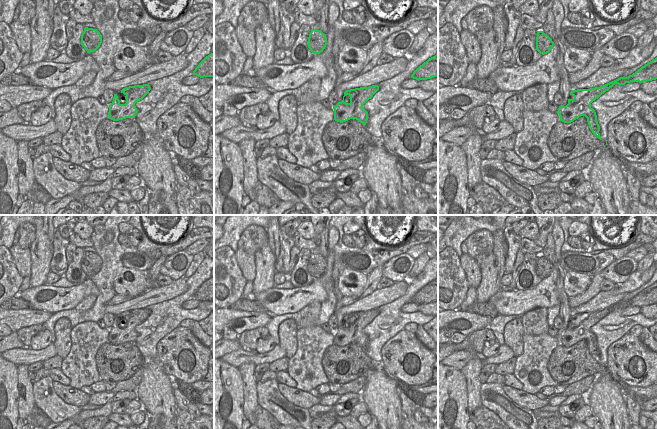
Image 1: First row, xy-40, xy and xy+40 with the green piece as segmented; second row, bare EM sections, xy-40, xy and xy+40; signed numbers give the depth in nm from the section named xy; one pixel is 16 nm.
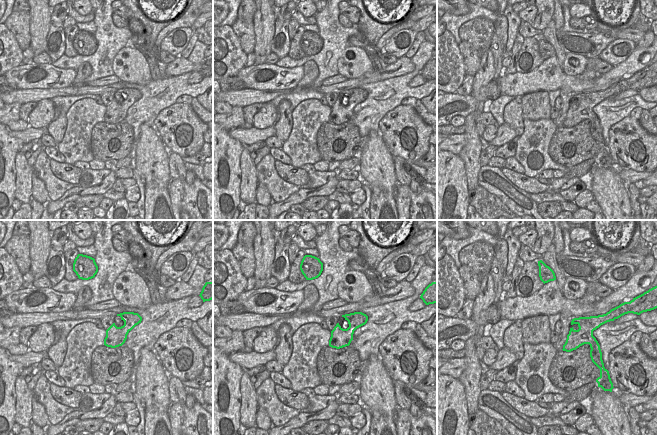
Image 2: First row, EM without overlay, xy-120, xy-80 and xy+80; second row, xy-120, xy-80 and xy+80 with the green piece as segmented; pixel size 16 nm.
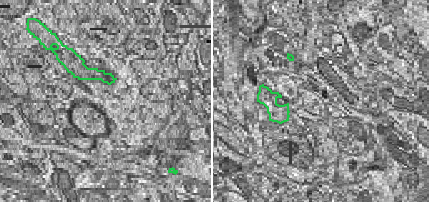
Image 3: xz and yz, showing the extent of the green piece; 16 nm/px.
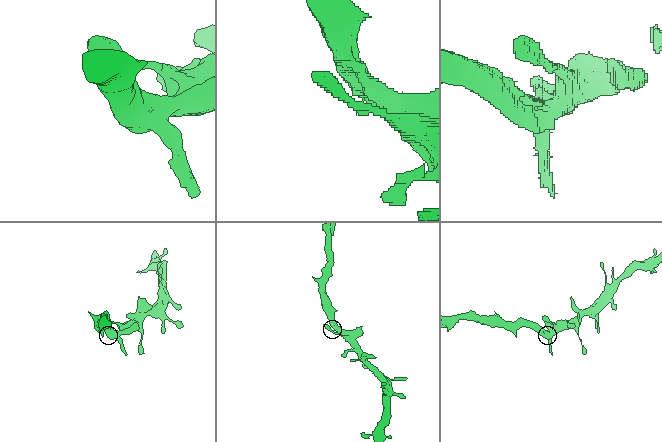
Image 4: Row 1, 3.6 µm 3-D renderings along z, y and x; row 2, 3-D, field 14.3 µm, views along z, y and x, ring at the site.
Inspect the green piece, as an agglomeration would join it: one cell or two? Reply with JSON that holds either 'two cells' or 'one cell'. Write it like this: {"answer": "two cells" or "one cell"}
{"answer": "one cell"}

